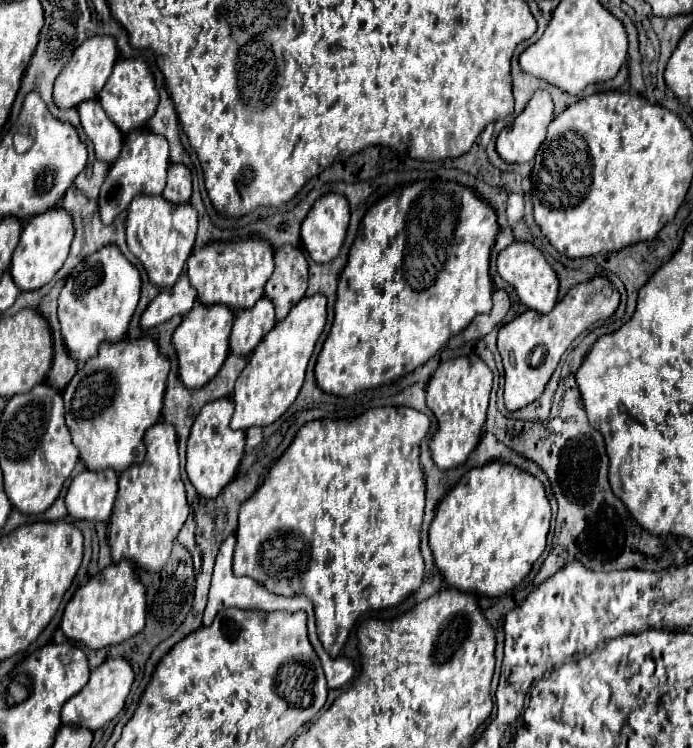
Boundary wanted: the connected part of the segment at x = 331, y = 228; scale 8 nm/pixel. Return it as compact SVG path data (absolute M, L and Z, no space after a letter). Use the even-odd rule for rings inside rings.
M341 194L321 196L301 226L301 240L315 262L331 262L345 240L349 226L349 202Z

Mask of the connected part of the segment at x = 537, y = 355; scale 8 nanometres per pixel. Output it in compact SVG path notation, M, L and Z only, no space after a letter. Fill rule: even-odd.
M597 276L589 282L573 286L549 314L537 316L535 312L527 310L525 314L505 324L497 336L497 348L505 368L505 408L515 412L535 402L543 394L545 384L549 382L553 370L557 368L561 356L571 346L571 342L597 320L613 316L617 306L617 288L611 284L609 278Z

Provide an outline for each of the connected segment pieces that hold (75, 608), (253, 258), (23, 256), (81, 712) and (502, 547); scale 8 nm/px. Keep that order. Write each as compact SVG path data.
M121 560L119 564L111 564L101 570L73 594L65 606L61 630L67 638L85 644L91 650L101 650L105 646L125 642L127 638L141 632L145 626L145 612L145 586L135 576L133 564Z
M257 236L233 242L213 242L193 250L187 260L187 274L201 304L225 304L231 310L245 310L263 298L263 286L273 274L273 246Z
M51 208L49 212L43 212L41 216L35 216L27 222L23 228L19 246L13 252L13 262L11 262L11 276L21 290L37 290L45 286L57 270L63 266L69 246L73 240L73 220L63 208Z
M107 658L101 666L97 666L91 672L91 678L87 686L69 698L61 710L61 724L77 726L77 728L89 728L91 732L103 728L107 722L111 722L125 706L125 698L133 684L133 670L125 658Z
M485 464L467 472L437 506L429 546L449 586L489 598L515 588L543 554L551 506L541 480L511 464Z

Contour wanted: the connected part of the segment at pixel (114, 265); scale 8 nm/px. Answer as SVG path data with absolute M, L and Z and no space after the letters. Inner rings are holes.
M105 246L77 264L59 296L59 322L69 356L77 362L87 362L97 356L101 342L123 340L129 320L137 308L139 292L139 270L121 254L117 246Z

